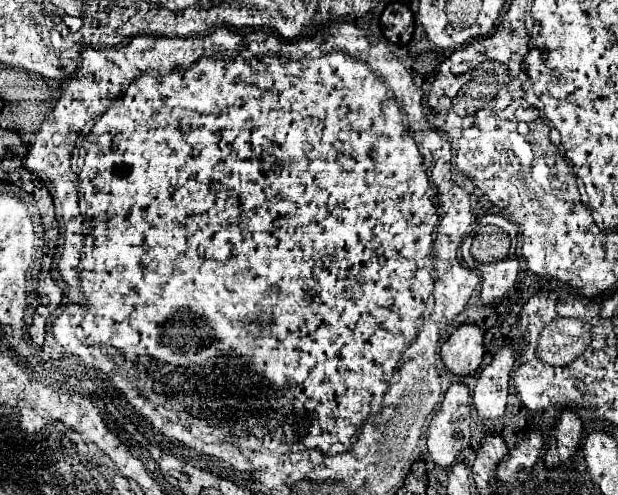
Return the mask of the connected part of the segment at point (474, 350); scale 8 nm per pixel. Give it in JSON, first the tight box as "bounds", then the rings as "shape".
{"bounds":[440,325,482,377],"shape":[[[462,325],[460,329],[456,329],[440,351],[444,369],[458,377],[472,375],[480,367],[482,355],[482,331],[476,325]]]}

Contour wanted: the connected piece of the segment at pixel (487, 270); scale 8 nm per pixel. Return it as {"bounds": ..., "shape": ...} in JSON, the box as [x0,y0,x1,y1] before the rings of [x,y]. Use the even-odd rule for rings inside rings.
{"bounds":[474,257,518,305],"shape":[[[506,257],[506,261],[498,261],[494,265],[478,265],[474,271],[482,273],[482,303],[492,305],[514,285],[518,275],[518,257]]]}

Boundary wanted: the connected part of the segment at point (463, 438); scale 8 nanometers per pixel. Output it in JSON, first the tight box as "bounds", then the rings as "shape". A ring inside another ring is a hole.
{"bounds":[428,383,470,469],"shape":[[[452,383],[444,395],[440,411],[432,417],[428,427],[428,453],[434,465],[448,469],[456,463],[458,455],[470,445],[470,391],[462,383]]]}

